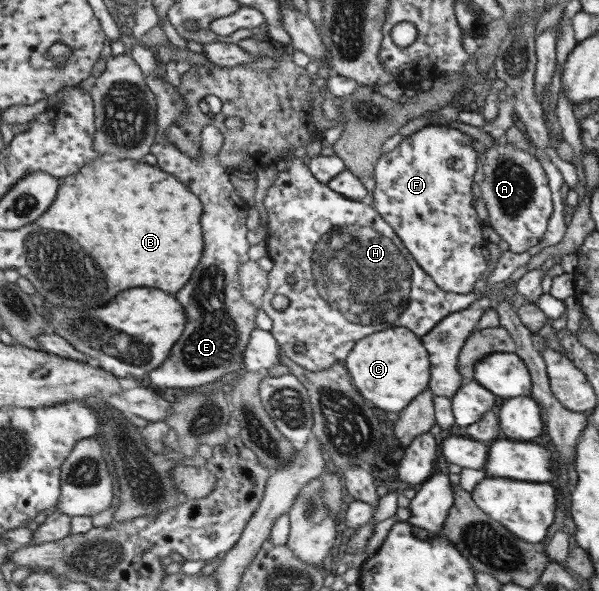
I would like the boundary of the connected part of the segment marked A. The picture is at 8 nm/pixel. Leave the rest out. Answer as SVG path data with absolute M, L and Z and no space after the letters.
M502 140L495 142L496 145L486 149L482 155L478 192L487 206L492 228L508 243L510 250L527 254L530 248L543 240L548 231L553 216L551 188L547 174L534 154Z

